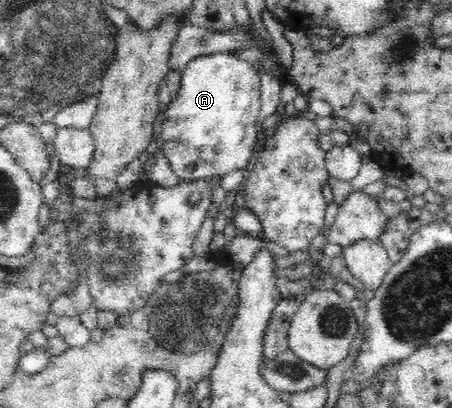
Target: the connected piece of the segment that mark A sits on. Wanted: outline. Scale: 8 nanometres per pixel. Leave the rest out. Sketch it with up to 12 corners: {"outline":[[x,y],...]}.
{"outline":[[230,51],[196,57],[166,104],[183,181],[261,149],[261,79]]}

